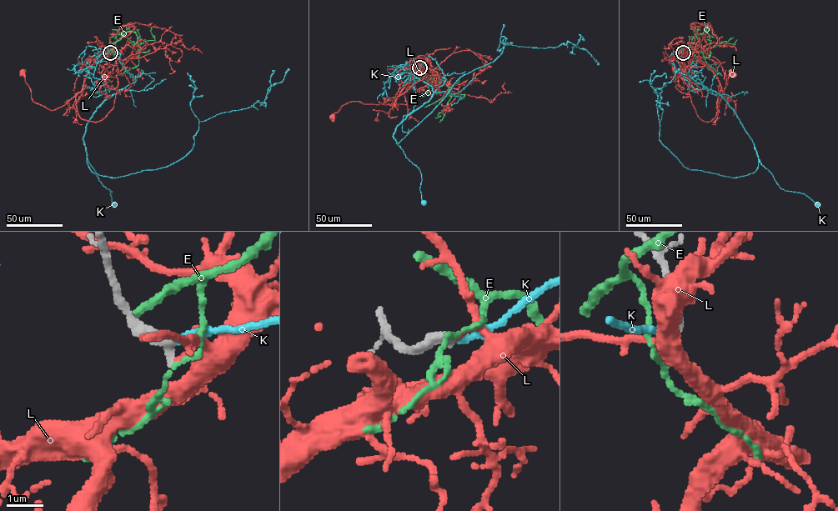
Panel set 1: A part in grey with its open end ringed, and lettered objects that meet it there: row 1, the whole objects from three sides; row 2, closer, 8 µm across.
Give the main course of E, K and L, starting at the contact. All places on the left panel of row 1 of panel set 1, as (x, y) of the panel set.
E: (110, 53), (117, 41), (133, 32), (141, 52), (138, 57), (140, 44), (154, 38), (148, 26)
K: (110, 52), (120, 54), (119, 61), (136, 81), (97, 108), (83, 141), (88, 162), (112, 191), (114, 204)
L: (110, 53), (102, 56), (91, 67), (82, 89), (65, 104), (53, 110), (32, 101), (30, 88), (22, 72)

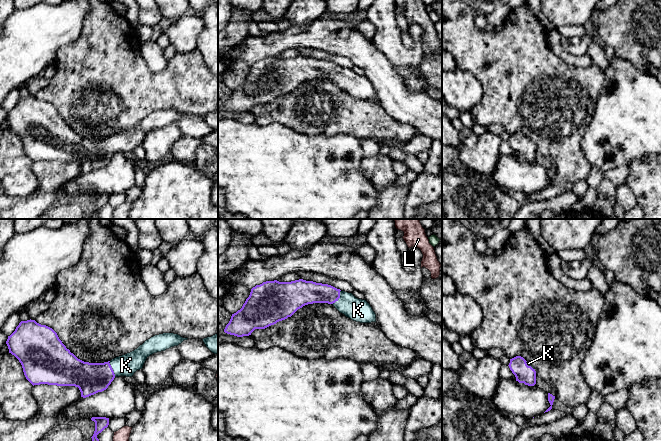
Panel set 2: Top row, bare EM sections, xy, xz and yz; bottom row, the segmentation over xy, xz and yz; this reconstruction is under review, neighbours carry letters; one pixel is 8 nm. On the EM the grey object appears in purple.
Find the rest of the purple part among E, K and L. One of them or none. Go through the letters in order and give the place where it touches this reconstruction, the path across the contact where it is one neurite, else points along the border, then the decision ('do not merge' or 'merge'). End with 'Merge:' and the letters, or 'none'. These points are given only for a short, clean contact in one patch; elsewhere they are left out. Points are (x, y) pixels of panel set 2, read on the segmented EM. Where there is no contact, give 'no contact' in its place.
E: no contact; do not merge
K: meets purple in xy at (112, 369); runs through xy (91, 378), (112, 369), (126, 365); merge
L: no contact; do not merge
Merge: K

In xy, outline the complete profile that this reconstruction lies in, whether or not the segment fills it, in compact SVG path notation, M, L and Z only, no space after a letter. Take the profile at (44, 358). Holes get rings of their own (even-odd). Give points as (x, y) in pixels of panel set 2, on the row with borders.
M30 319L19 323L15 331L8 336L6 344L9 353L21 363L26 379L33 386L40 384L75 386L79 388L81 397L86 398L106 390L115 377L132 377L137 370L143 368L150 355L178 346L187 339L174 333L163 333L151 337L134 351L116 357L111 361L89 363L78 359L71 353L52 328Z

